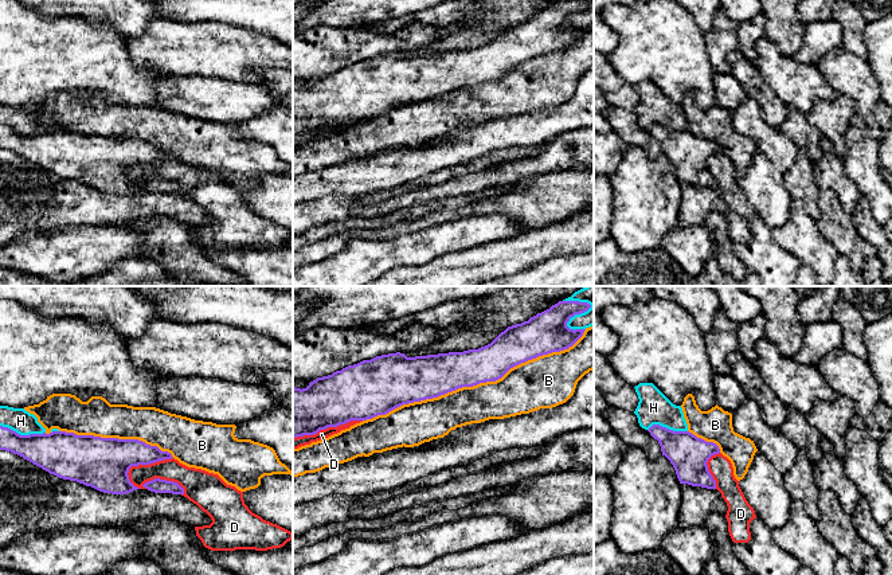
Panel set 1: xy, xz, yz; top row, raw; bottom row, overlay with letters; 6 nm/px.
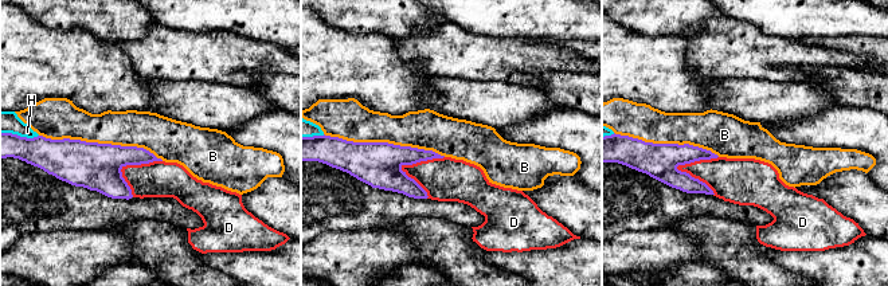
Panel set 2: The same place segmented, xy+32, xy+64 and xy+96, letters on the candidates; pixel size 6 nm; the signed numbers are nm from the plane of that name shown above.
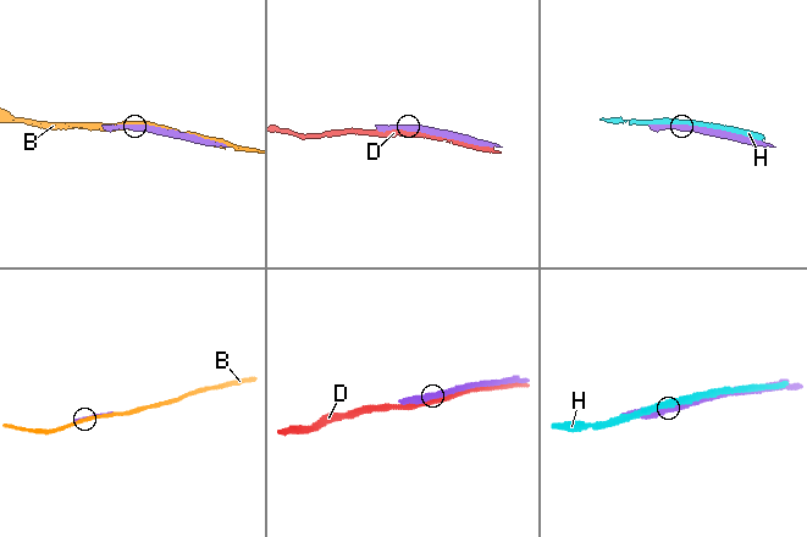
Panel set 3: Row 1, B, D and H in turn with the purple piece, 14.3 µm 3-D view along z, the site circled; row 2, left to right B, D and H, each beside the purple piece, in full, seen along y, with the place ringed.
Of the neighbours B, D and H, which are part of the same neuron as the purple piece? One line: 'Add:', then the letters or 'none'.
Add: none

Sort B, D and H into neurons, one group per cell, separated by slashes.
B / D / H

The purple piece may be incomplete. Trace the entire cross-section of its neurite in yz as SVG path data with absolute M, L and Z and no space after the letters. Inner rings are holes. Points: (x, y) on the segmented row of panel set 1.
M653 425L648 431L658 441L662 455L673 465L680 484L716 489L716 481L707 465L712 455L720 453L716 443L689 431L673 431L660 425Z

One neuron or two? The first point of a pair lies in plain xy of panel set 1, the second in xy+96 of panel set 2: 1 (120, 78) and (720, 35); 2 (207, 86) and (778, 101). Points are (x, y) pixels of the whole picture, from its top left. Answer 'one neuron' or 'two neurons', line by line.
1: two neurons
2: one neuron

